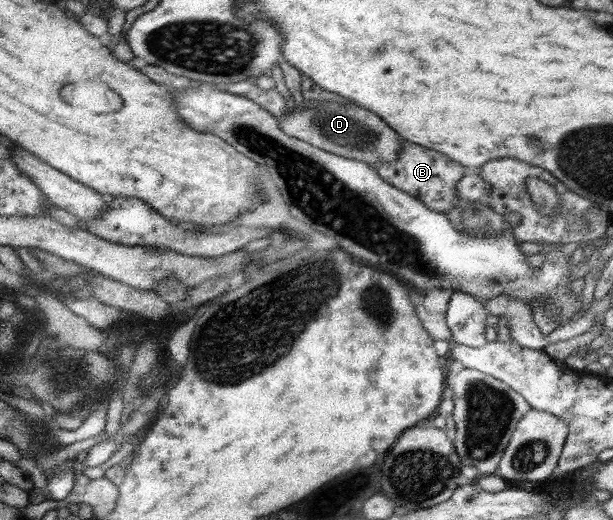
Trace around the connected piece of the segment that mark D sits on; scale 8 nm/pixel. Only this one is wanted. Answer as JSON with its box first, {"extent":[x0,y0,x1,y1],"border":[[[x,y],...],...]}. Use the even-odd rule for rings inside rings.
{"extent":[278,99,402,167],"border":[[[304,99],[299,110],[286,112],[278,117],[280,129],[289,137],[306,141],[312,147],[362,161],[373,167],[377,163],[396,163],[398,151],[402,151],[402,137],[375,113],[360,107],[356,103],[334,103],[333,101],[311,101]]]}

